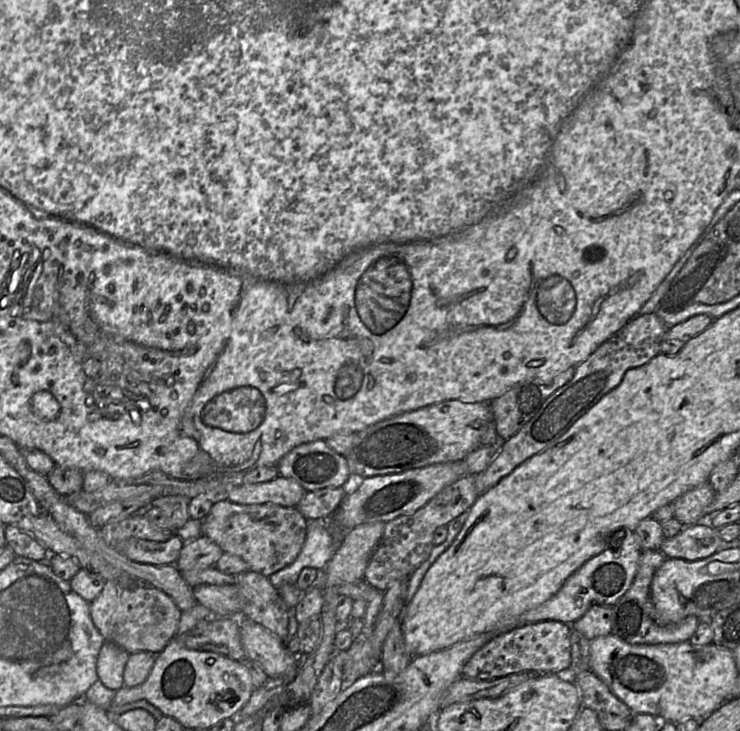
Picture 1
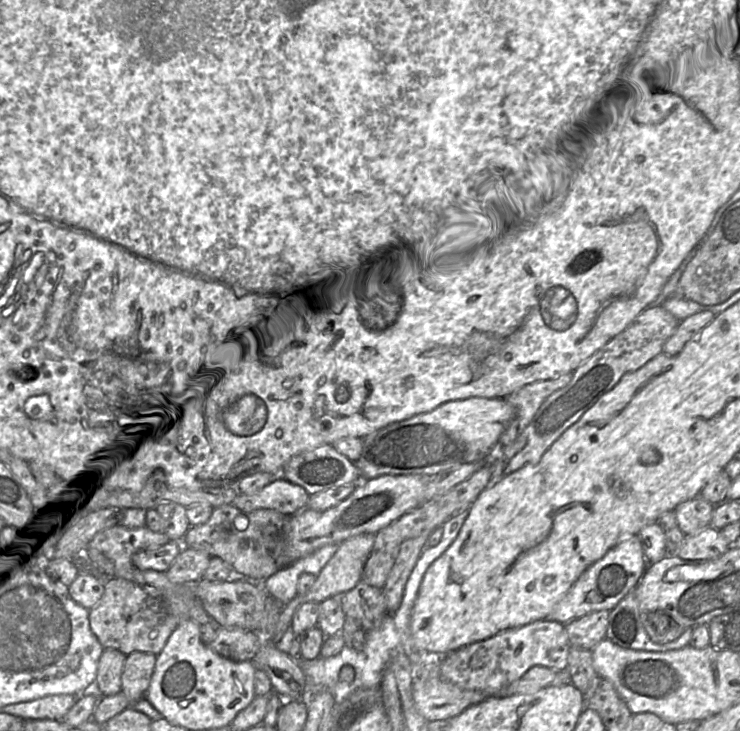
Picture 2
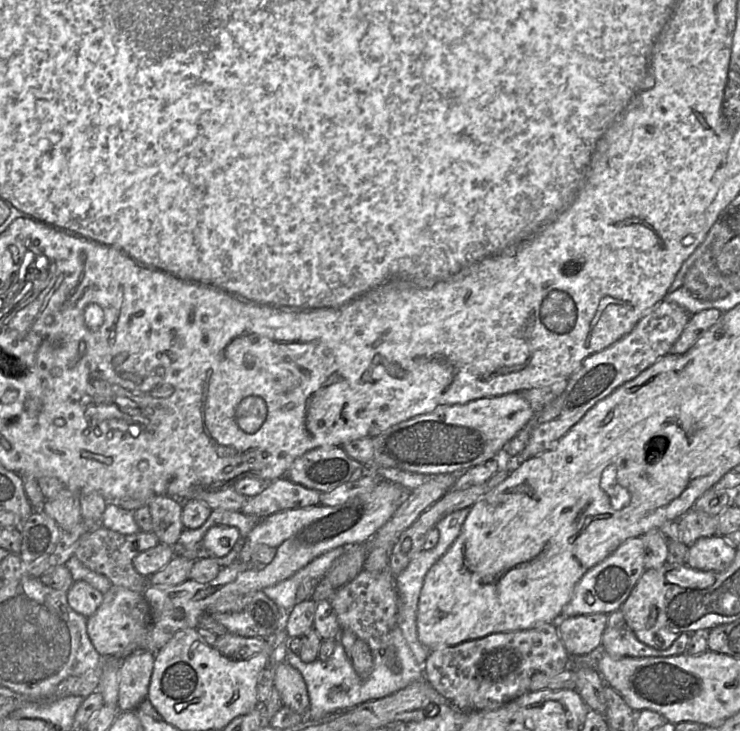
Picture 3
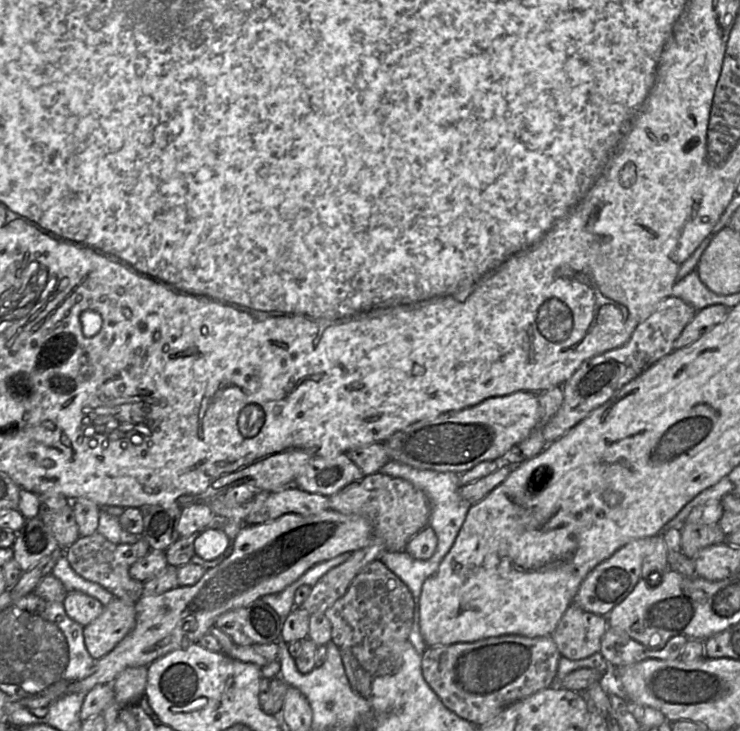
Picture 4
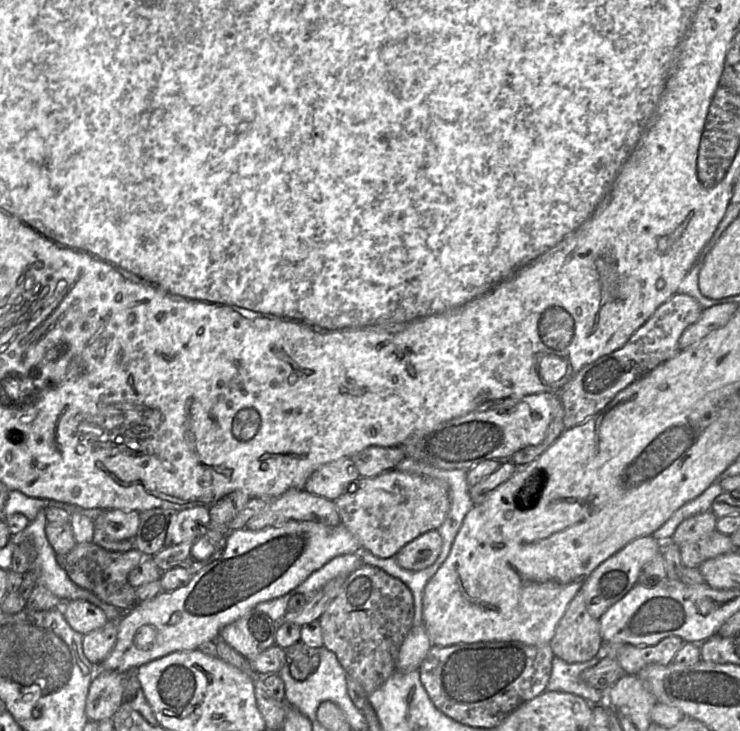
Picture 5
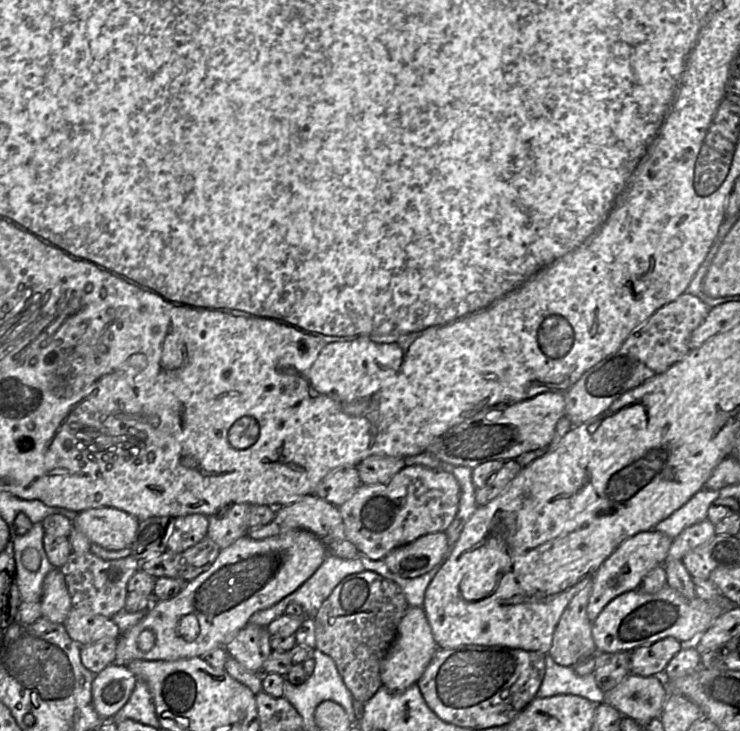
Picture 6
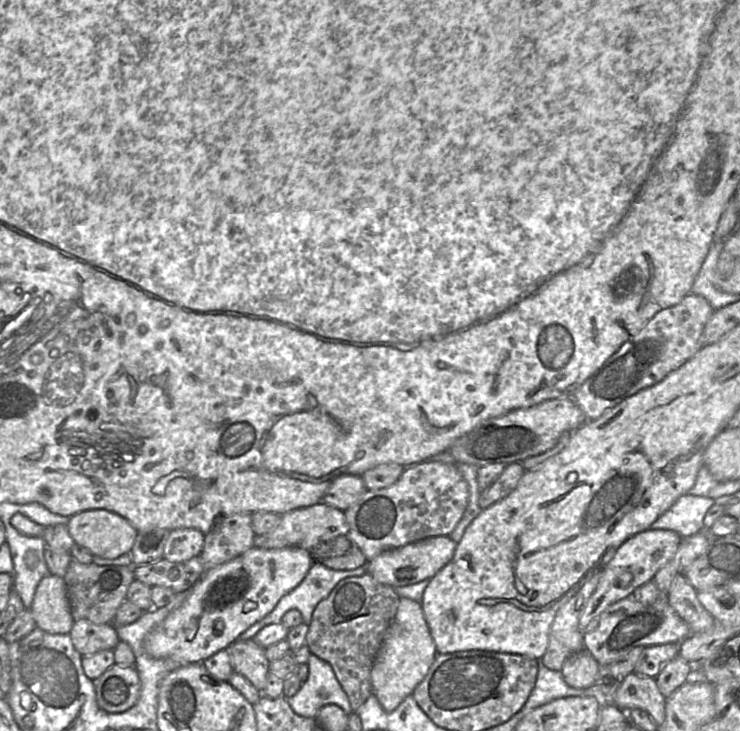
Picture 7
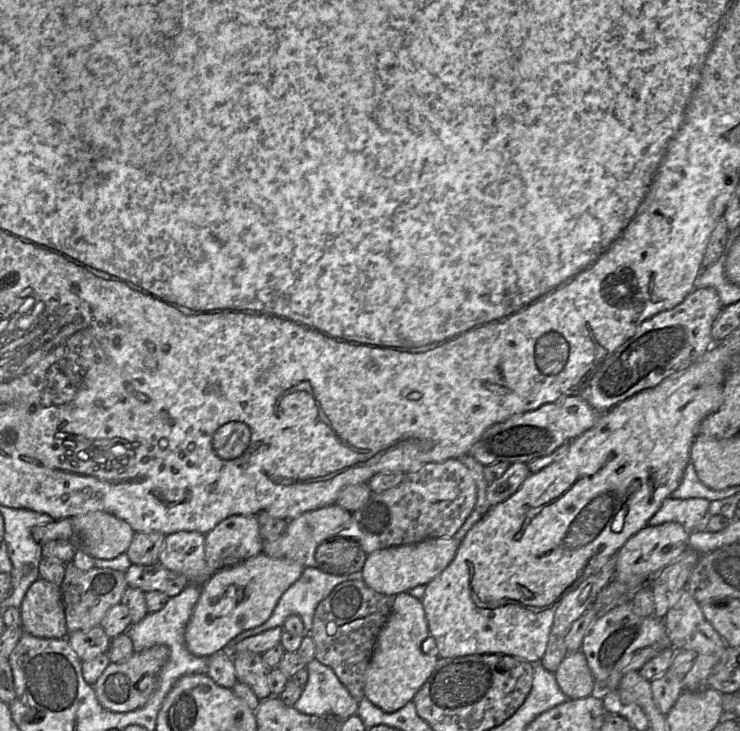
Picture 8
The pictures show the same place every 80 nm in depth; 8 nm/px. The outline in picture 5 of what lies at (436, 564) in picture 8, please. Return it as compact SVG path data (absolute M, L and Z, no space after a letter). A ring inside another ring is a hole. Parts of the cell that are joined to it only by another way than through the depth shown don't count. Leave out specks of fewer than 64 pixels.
M430 530L403 546L395 558L402 568L420 571L436 561L442 545L443 540L440 533L437 530Z

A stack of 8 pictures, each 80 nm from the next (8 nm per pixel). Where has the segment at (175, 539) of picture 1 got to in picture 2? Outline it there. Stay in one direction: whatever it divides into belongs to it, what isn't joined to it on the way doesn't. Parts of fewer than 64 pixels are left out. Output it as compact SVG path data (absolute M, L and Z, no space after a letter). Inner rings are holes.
M169 540L160 547L135 553L132 556L132 563L140 571L155 570L166 572L181 549L180 541Z

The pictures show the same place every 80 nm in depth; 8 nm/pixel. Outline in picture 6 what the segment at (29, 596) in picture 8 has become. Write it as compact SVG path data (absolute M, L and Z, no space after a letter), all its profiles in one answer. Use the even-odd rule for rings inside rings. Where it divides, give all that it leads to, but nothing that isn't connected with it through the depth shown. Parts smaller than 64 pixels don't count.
M59 569L51 570L42 584L41 617L54 623L64 623L72 608L71 596Z

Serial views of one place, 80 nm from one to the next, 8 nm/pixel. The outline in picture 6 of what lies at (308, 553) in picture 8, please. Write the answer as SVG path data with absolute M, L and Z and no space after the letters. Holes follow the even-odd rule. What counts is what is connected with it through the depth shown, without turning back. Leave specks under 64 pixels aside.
M307 495L290 504L276 507L276 515L273 521L259 528L249 529L247 535L253 540L262 540L289 530L301 529L315 534L328 549L331 542L346 539L343 527L344 523L339 507L316 495Z

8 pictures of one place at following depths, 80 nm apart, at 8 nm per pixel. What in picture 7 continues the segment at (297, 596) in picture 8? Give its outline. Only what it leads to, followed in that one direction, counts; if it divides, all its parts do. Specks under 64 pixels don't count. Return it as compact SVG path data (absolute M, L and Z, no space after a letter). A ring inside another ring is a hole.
M314 562L303 581L284 595L268 615L244 631L238 640L251 639L264 627L281 623L282 617L291 609L298 610L303 623L309 626L317 604L326 599L341 580L365 573L365 565L353 570L333 570Z

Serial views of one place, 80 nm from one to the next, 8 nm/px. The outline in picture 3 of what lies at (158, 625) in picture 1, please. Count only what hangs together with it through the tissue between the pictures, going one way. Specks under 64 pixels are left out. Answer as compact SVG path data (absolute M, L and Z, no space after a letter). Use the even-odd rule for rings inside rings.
M112 585L103 594L101 605L87 618L87 634L97 650L104 657L126 657L143 648L143 639L151 625L151 610L144 595Z

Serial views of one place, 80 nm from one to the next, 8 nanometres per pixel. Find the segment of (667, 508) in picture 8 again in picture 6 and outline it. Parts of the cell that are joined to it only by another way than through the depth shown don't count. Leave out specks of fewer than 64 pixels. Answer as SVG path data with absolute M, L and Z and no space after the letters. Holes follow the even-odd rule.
M703 488L652 530L662 532L672 539L677 537L685 528L706 519L709 506L719 496L719 491Z

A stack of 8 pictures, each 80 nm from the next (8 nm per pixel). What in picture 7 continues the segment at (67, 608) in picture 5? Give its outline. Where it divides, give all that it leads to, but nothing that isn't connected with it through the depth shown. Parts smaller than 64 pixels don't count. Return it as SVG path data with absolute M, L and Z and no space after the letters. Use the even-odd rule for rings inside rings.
M86 619L74 621L69 634L82 656L114 649L120 640L112 623L95 624Z

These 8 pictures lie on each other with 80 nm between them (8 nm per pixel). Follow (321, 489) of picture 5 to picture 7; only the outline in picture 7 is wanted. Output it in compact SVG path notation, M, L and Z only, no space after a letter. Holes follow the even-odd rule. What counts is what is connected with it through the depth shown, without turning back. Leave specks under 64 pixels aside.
M343 474L331 482L322 502L345 511L355 504L366 490L361 476Z

